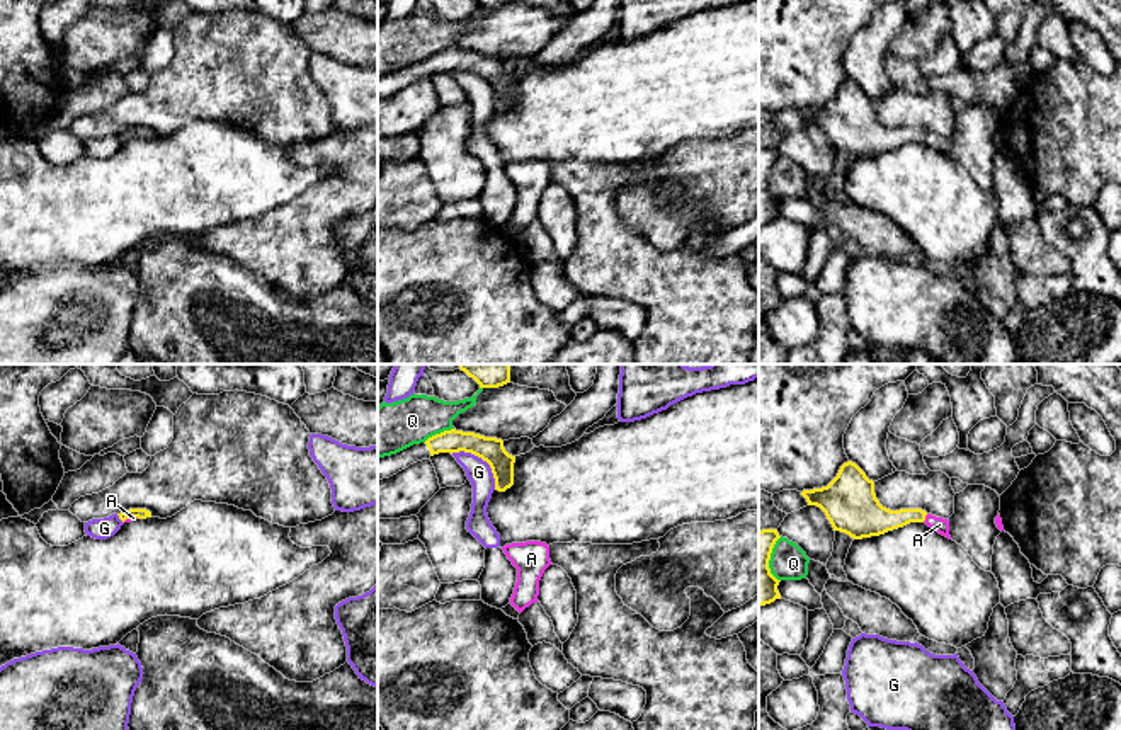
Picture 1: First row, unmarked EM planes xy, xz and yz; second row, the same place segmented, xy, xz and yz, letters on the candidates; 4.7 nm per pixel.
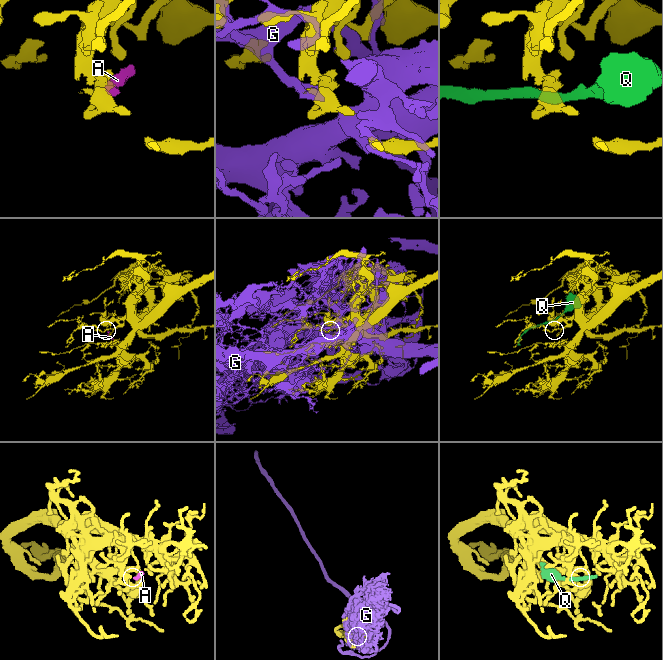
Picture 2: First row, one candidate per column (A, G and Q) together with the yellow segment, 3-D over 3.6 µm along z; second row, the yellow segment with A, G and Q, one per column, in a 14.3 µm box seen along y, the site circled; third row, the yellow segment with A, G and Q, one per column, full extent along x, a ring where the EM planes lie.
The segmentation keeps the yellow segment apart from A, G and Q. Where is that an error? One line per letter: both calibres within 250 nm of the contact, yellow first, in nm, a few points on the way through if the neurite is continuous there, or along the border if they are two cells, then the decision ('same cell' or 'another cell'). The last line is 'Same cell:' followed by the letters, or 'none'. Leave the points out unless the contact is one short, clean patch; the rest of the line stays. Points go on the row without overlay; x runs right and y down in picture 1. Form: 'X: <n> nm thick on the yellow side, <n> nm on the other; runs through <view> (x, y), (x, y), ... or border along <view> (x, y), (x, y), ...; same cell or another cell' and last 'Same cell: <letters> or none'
A: 160 nm thick on the yellow side, 70 nm on the other; runs through yz (871, 138), (924, 136), (939, 143); same cell
G: 120 nm thick on the yellow side, 120 nm on the other; another cell
Q: 110 nm thick on the yellow side, 240 nm on the other; another cell
Same cell: A

